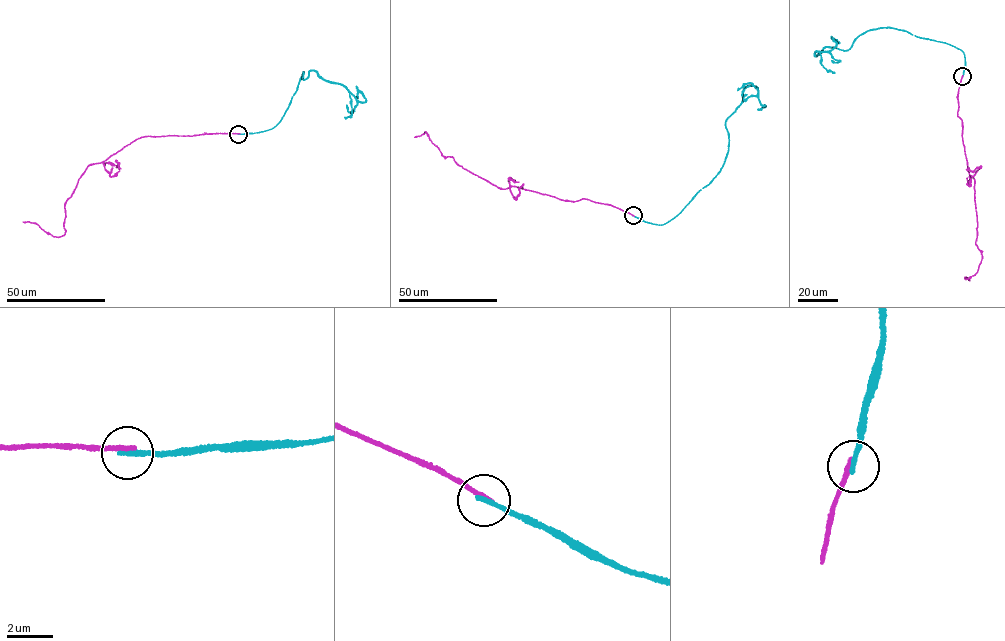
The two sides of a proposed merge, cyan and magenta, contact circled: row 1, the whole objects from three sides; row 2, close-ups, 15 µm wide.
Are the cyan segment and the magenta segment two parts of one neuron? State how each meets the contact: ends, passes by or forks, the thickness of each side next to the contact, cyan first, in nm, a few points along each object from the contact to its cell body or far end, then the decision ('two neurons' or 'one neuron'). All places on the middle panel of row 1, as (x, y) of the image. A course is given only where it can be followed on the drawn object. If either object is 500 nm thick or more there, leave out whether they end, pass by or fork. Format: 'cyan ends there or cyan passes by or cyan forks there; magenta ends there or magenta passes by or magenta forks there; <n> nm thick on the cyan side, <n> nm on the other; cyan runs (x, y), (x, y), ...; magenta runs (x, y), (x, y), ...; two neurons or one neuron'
cyan ends there; magenta ends there; 240 nm thick on the cyan side, 200 nm on the other; cyan runs (633, 215), (659, 225), (677, 216), (722, 167), (726, 121), (748, 86), (756, 87), (765, 106), (758, 110); magenta runs (633, 215), (586, 199), (573, 202), (513, 186), (500, 189), (451, 156), (442, 155), (427, 132), (414, 137); two neurons

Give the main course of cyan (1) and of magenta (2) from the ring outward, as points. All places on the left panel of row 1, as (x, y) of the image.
1: (238, 134), (275, 126), (303, 71), (304, 80), (313, 70), (365, 101), (360, 92), (357, 98)
2: (238, 134), (145, 136), (105, 160), (87, 166), (65, 204), (64, 235), (53, 236), (38, 225), (23, 222)

